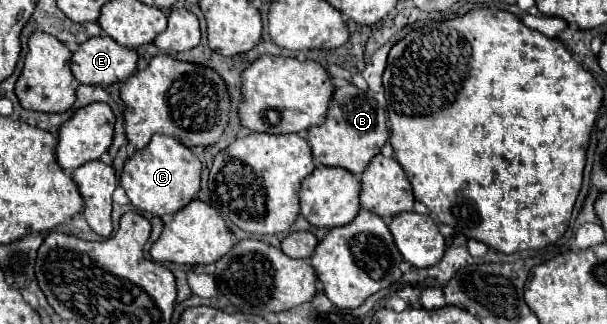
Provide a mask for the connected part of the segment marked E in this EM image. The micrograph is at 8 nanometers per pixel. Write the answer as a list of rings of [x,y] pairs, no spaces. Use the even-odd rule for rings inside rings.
[[[112,37],[88,39],[72,55],[74,79],[86,85],[112,85],[126,81],[138,71],[138,53],[118,45]]]

